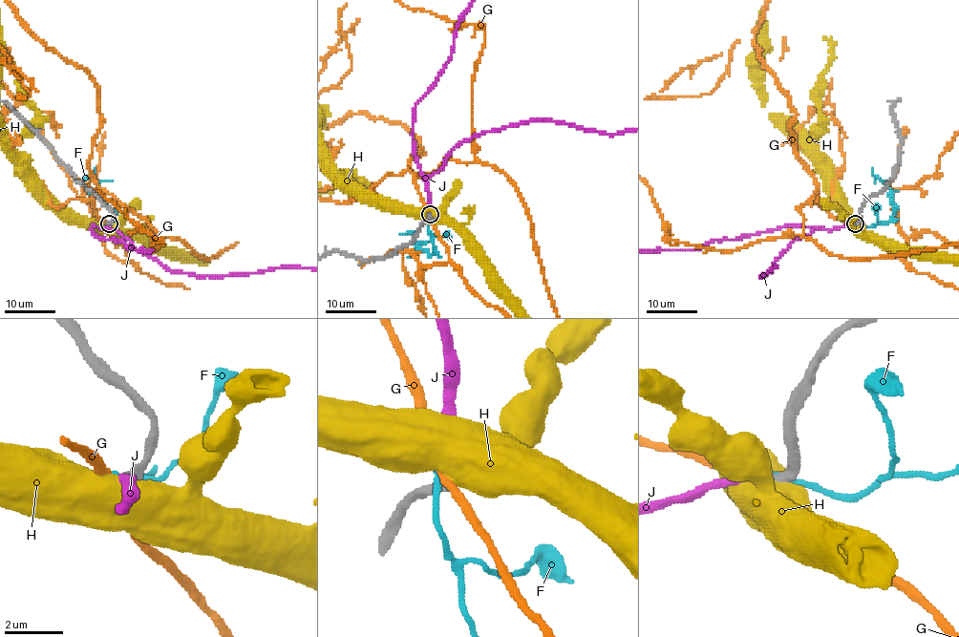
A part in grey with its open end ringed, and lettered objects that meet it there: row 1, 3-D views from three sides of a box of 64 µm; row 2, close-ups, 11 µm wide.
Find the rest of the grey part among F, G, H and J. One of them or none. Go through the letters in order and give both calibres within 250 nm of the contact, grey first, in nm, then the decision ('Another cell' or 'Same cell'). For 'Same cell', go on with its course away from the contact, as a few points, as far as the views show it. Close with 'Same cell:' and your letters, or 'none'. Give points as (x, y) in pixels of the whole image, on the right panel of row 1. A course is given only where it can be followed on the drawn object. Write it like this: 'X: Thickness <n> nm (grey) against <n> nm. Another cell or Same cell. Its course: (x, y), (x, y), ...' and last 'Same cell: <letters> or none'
F: Thickness 380 nm (grey) against 240 nm. Another cell
G: Thickness 380 nm (grey) against 260 nm. Another cell
H: Thickness 400 nm (grey) against 800 nm. Another cell
J: Thickness 320 nm (grey) against 240 nm. Same cell
Same cell: J

